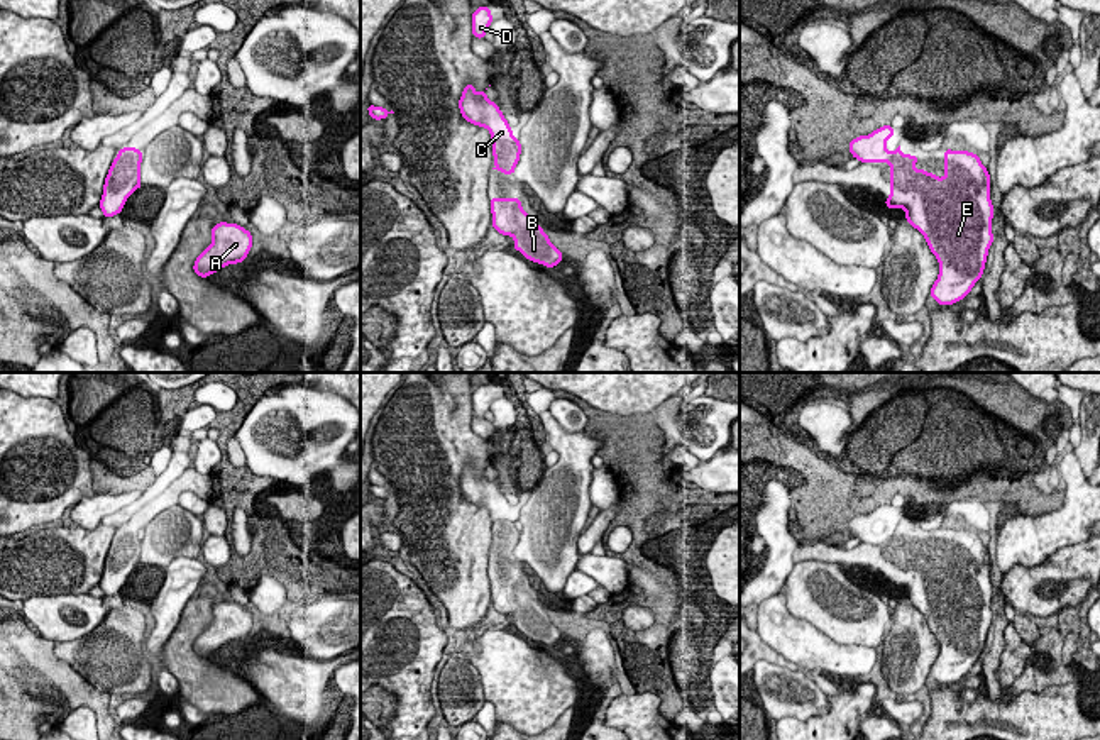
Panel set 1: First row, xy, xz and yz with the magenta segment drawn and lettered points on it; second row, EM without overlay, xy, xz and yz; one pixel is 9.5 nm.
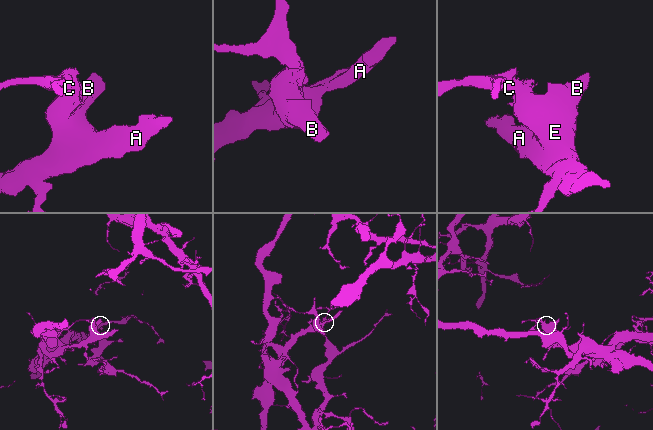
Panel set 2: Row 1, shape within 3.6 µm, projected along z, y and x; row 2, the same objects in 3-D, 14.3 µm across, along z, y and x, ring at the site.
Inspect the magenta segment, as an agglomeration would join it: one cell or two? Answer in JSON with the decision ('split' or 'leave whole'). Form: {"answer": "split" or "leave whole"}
{"answer": "split"}

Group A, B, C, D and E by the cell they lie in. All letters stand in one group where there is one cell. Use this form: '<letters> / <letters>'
A B E / C D

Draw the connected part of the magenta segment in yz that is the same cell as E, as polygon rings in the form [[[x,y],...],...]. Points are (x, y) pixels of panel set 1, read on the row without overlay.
[[[944,528],[944,555],[938,557],[926,549],[916,549],[917,535],[907,533],[888,542],[890,574],[888,589],[902,588],[905,599],[917,608],[939,642],[939,654],[931,665],[938,684],[961,681],[982,657],[988,628],[993,621],[990,579],[990,554],[975,532]]]

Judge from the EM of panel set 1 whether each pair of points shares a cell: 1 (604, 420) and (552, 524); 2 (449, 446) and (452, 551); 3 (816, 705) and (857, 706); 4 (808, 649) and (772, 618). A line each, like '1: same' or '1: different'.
1: different
2: same
3: different
4: same

